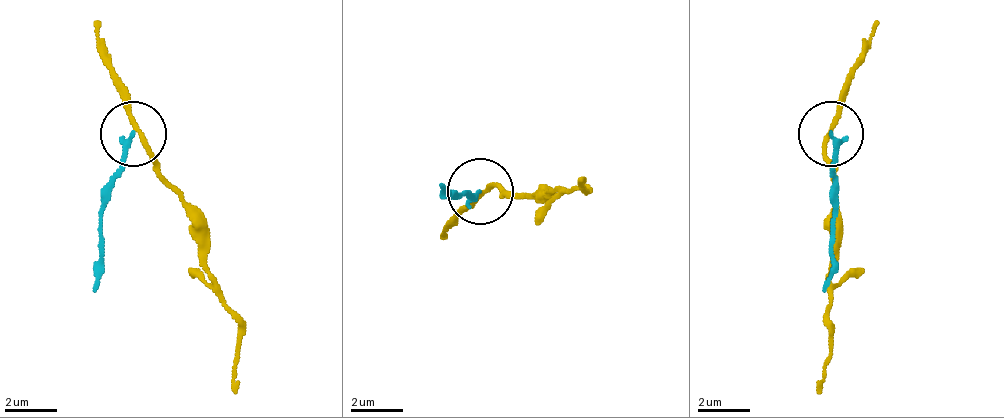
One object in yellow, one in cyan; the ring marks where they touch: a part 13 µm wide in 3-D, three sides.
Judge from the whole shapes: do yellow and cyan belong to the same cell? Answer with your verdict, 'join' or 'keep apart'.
keep apart

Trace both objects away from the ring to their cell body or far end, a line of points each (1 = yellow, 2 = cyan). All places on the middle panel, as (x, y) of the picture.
1: (481, 189), (495, 183), (528, 196), (560, 189), (587, 189), (580, 176)
2: (481, 189), (449, 196), (442, 183)

